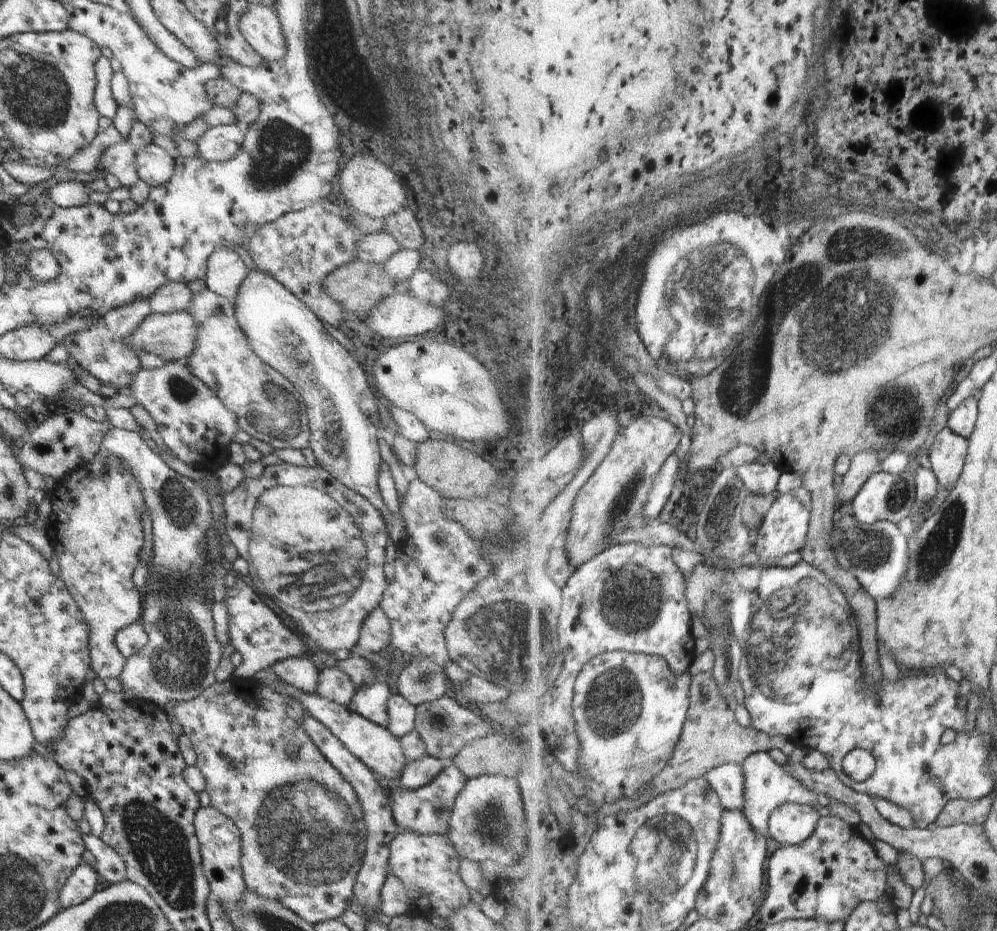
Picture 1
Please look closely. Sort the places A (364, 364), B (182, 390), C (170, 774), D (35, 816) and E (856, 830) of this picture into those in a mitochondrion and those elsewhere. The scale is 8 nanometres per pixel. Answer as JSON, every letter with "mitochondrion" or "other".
{"A":"other","B":"mitochondrion","C":"other","D":"other","E":"other"}

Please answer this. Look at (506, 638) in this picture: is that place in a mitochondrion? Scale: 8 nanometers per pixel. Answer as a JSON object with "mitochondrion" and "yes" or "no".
{"mitochondrion":"yes"}

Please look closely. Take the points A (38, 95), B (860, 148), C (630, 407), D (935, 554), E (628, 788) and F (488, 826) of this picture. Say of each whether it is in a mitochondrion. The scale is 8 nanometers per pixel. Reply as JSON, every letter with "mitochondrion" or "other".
{"A":"mitochondrion","B":"other","C":"other","D":"mitochondrion","E":"other","F":"mitochondrion"}

